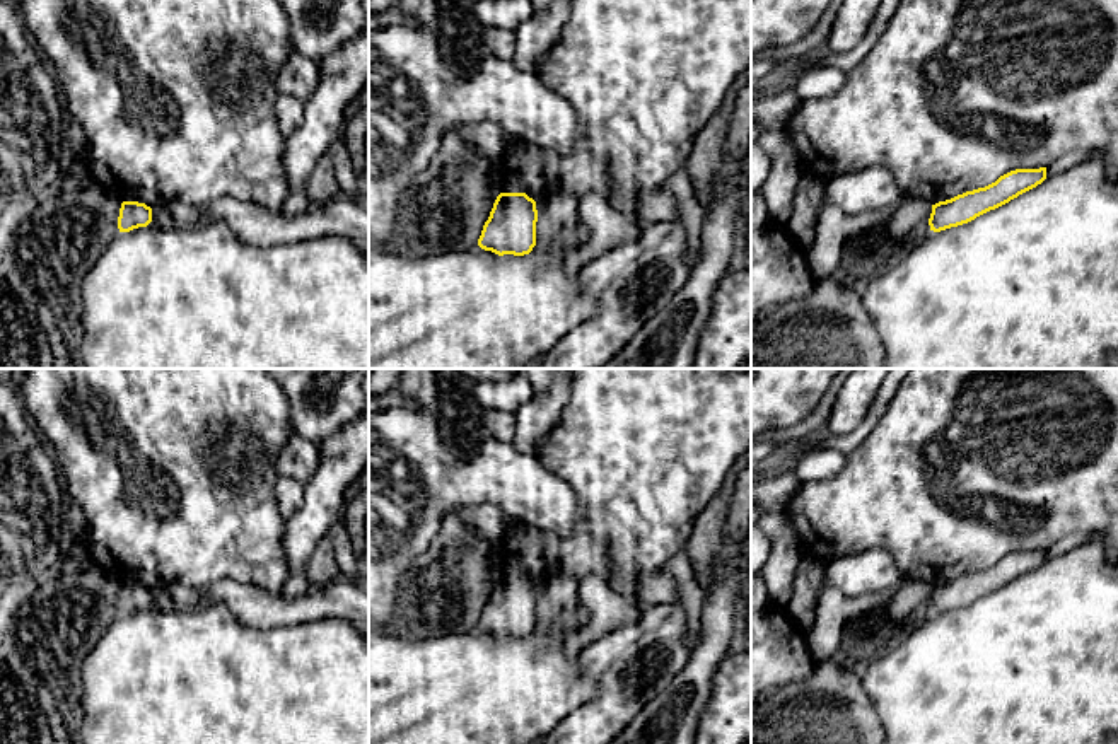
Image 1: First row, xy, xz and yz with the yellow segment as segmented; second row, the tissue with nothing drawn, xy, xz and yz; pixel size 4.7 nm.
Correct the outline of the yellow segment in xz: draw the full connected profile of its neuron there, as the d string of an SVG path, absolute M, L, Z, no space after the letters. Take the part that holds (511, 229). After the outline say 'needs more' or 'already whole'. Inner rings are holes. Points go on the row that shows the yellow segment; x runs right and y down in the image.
M500 193L483 225L478 246L498 256L524 256L536 246L536 201L526 193Z; already whole

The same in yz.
M1046 167L1016 169L1000 176L995 183L966 191L951 200L932 205L930 230L940 232L975 220L995 210L1019 195L1036 188L1046 179Z; already whole

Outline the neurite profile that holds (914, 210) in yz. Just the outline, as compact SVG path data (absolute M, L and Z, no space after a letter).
M906 198L903 205L894 212L893 218L881 225L894 241L900 241L913 227L922 222L929 222L932 213L932 203L922 198Z

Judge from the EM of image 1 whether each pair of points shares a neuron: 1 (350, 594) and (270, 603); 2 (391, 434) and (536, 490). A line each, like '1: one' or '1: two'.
1: one
2: one

